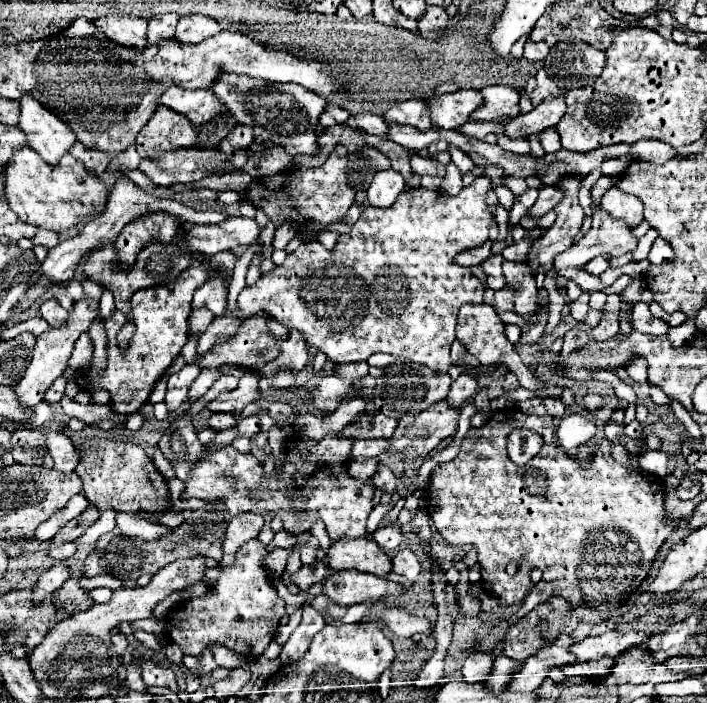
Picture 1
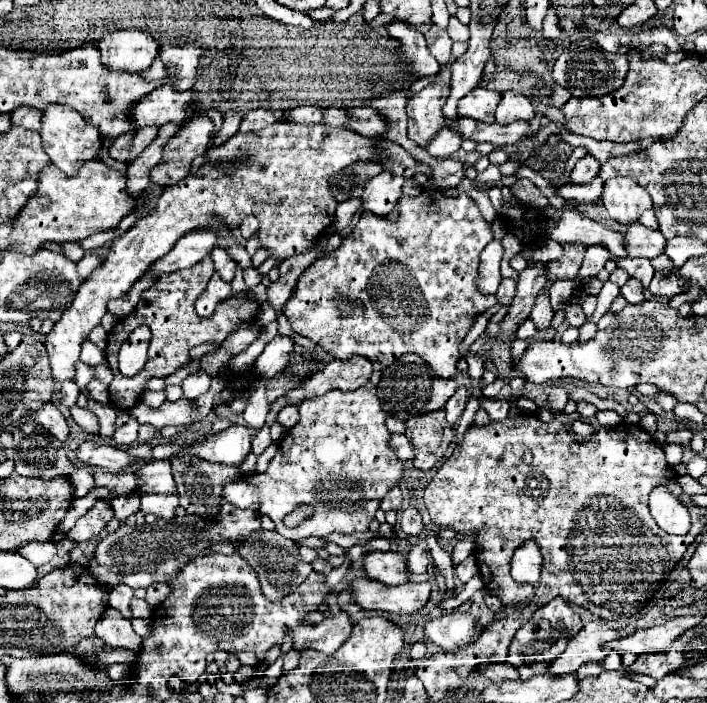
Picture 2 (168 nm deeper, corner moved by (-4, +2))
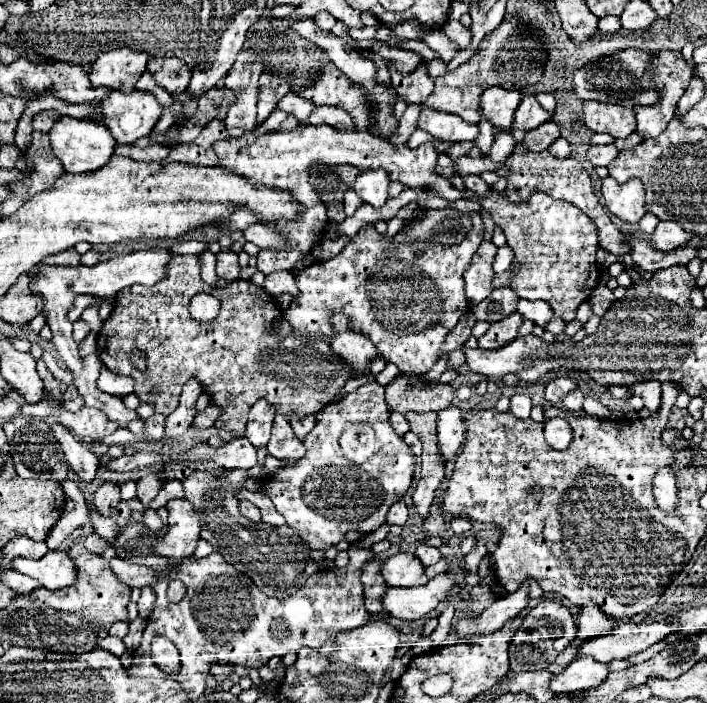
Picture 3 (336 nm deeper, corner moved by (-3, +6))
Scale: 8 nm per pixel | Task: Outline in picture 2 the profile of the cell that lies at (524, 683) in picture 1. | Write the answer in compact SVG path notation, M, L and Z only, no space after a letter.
M592 621L592 623L584 625L576 637L572 637L566 651L552 661L552 665L548 667L548 673L564 675L564 673L576 671L584 663L602 661L608 655L608 649L604 649L602 645L612 639L620 639L620 637L622 635L616 629L612 629L610 625L606 625L602 621L598 621L598 623Z

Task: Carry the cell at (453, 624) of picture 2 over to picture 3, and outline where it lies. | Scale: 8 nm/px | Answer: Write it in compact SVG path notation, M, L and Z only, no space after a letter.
M521 583L521 587L505 597L497 597L489 609L485 609L483 613L475 615L475 617L463 617L459 619L457 627L455 627L455 635L459 639L465 637L473 637L473 635L485 635L485 633L493 633L497 629L503 627L505 621L517 617L523 609L527 609L527 601L529 601L529 587L525 583Z

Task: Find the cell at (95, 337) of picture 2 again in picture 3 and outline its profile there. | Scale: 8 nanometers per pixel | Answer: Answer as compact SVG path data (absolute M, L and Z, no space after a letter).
M87 307L87 309L83 311L81 319L91 327L93 333L99 333L99 331L101 331L103 321L101 321L101 317L99 317L99 313L97 313L97 307Z

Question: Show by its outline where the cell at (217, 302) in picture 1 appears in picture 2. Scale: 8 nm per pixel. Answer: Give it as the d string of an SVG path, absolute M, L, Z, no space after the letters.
M216 249L216 251L212 251L212 261L214 261L214 269L218 271L218 275L230 283L236 273L236 263L230 259L230 255Z

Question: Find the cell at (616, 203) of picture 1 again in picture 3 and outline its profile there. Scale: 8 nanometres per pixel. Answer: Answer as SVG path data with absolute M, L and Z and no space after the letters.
M605 177L601 185L601 195L605 199L605 207L621 221L637 223L647 213L645 191L639 179L617 183L613 181L613 177Z

